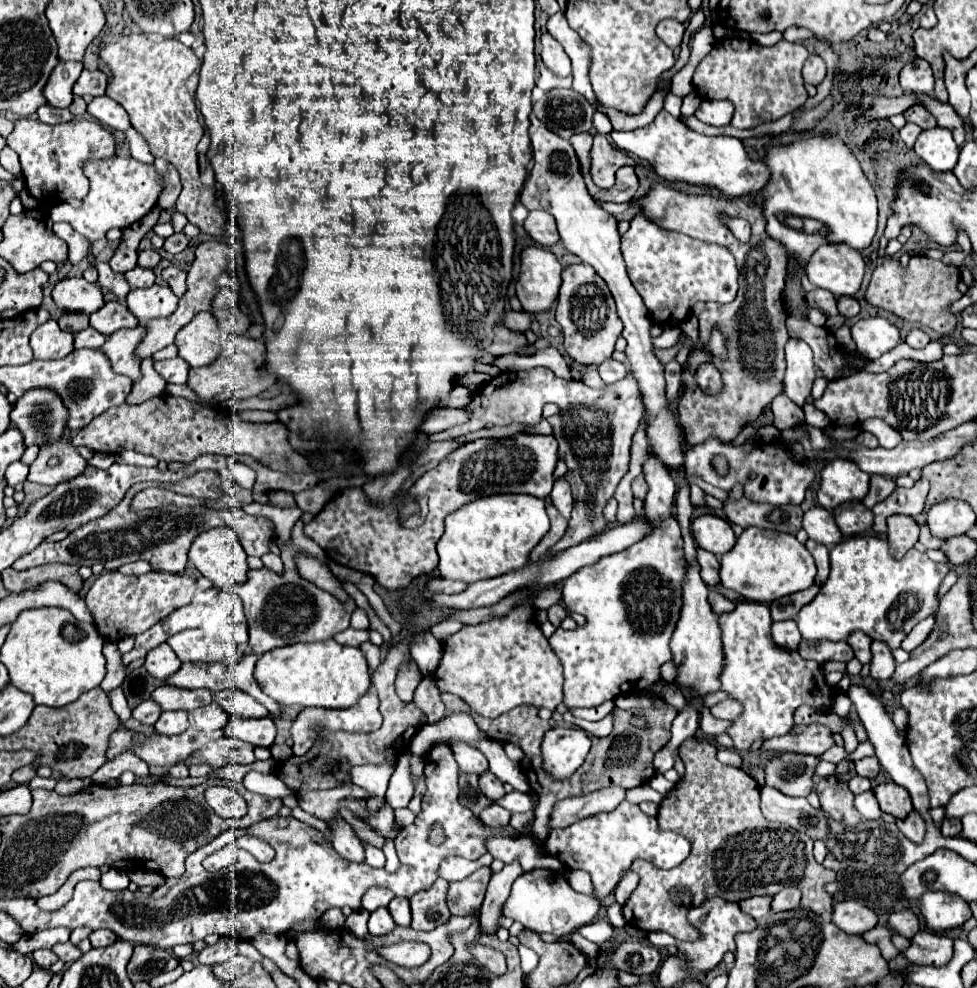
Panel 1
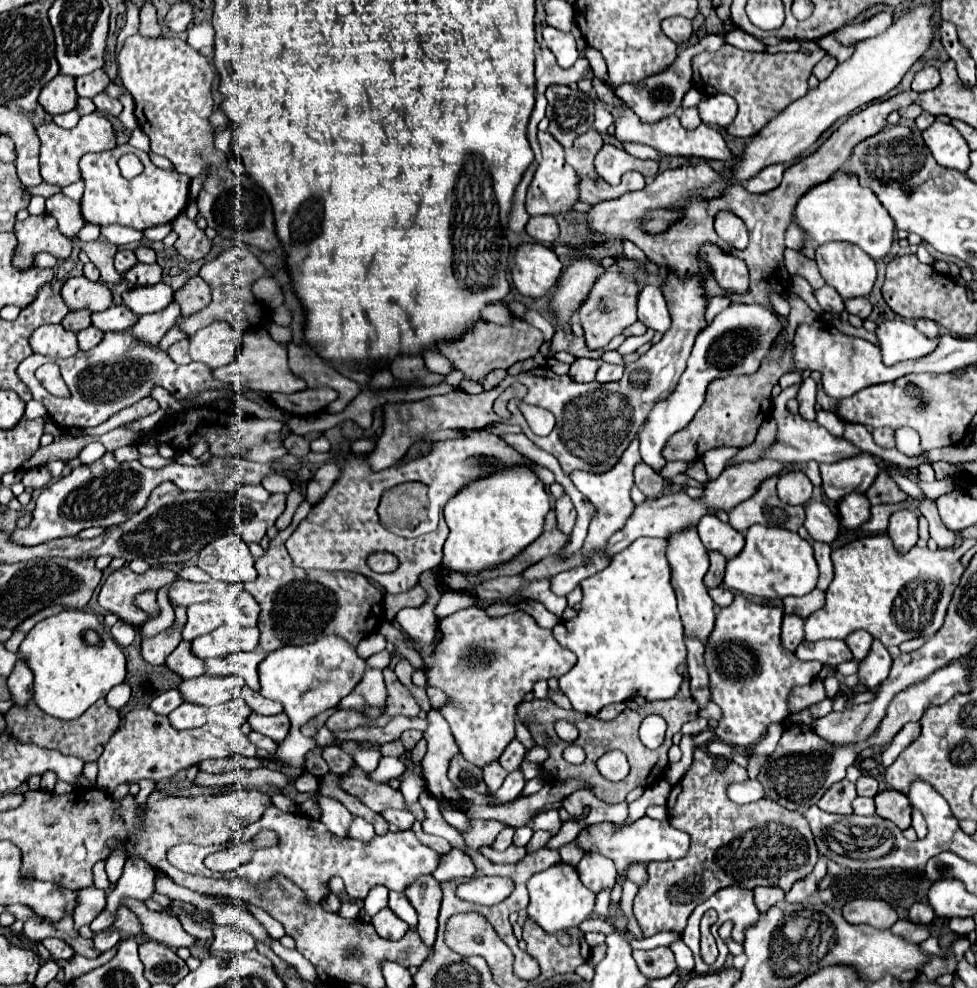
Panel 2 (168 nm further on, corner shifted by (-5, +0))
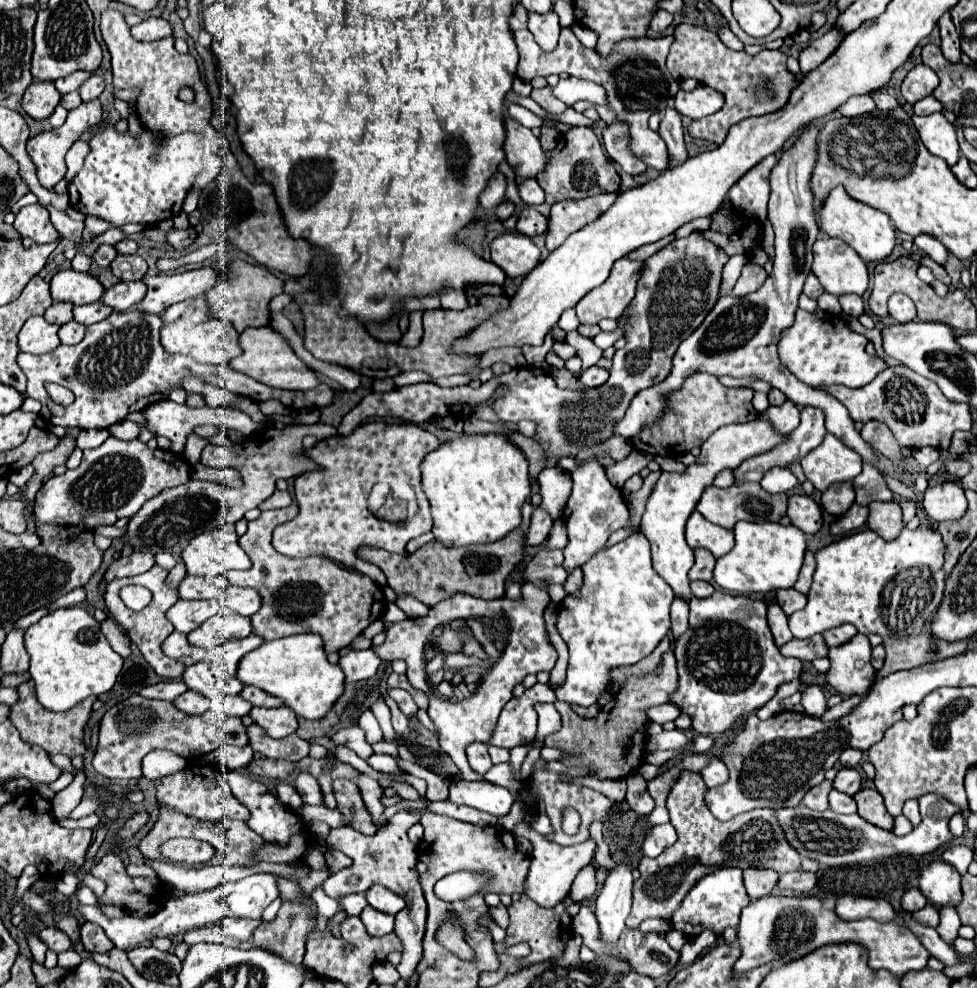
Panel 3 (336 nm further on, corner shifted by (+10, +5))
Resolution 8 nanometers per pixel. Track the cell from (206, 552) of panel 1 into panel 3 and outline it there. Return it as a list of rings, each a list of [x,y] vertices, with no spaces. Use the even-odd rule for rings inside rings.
[[[228,527],[194,537],[182,551],[182,561],[188,575],[212,579],[230,569],[248,569],[250,559],[238,545],[238,535]]]

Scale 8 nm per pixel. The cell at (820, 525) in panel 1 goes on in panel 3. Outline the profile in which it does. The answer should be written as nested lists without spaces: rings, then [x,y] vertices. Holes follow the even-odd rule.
[[[792,495],[788,499],[788,517],[806,535],[814,535],[822,527],[822,511],[808,495]]]

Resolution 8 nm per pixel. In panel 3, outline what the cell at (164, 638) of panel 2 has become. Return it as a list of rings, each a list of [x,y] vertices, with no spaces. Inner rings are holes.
[[[154,565],[150,571],[146,571],[146,573],[142,573],[142,575],[126,577],[126,579],[114,579],[114,581],[110,581],[108,587],[106,587],[104,601],[106,601],[106,607],[110,609],[110,613],[114,615],[114,619],[128,631],[130,641],[140,649],[140,653],[142,653],[142,657],[148,661],[148,665],[150,665],[160,677],[176,679],[176,677],[182,675],[184,665],[178,663],[178,661],[174,661],[174,659],[168,659],[168,657],[162,653],[162,649],[160,649],[162,641],[174,631],[172,623],[168,623],[166,611],[168,611],[168,607],[172,607],[172,605],[180,599],[178,593],[176,593],[176,589],[166,589],[166,587],[164,587],[166,575],[168,575],[168,573],[166,573],[164,569],[160,569],[158,565]],[[124,585],[142,585],[142,587],[150,589],[150,591],[152,591],[152,601],[150,601],[150,605],[148,605],[146,609],[138,611],[138,613],[132,611],[132,609],[128,609],[128,607],[124,605],[124,601],[120,599],[120,589],[122,589]]]

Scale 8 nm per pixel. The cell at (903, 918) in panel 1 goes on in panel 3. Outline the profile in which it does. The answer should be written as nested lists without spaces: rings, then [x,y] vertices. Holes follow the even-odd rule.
[[[910,889],[910,891],[906,891],[904,895],[902,895],[902,909],[904,911],[908,911],[908,913],[912,913],[912,911],[918,911],[918,909],[922,909],[928,901],[926,901],[926,897],[918,891],[918,889]]]

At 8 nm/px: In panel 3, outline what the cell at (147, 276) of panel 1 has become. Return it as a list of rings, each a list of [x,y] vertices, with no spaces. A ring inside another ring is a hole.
[[[116,255],[116,259],[110,263],[110,269],[122,281],[136,281],[146,275],[148,265],[140,255]]]

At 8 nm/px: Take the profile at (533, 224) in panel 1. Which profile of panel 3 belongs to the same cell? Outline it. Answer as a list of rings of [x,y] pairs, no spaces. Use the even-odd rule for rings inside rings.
[[[526,207],[522,211],[522,215],[518,217],[518,223],[516,223],[516,229],[522,233],[522,235],[528,235],[528,237],[534,237],[534,235],[540,235],[548,229],[548,221],[544,215],[540,215],[536,209],[532,207]]]

